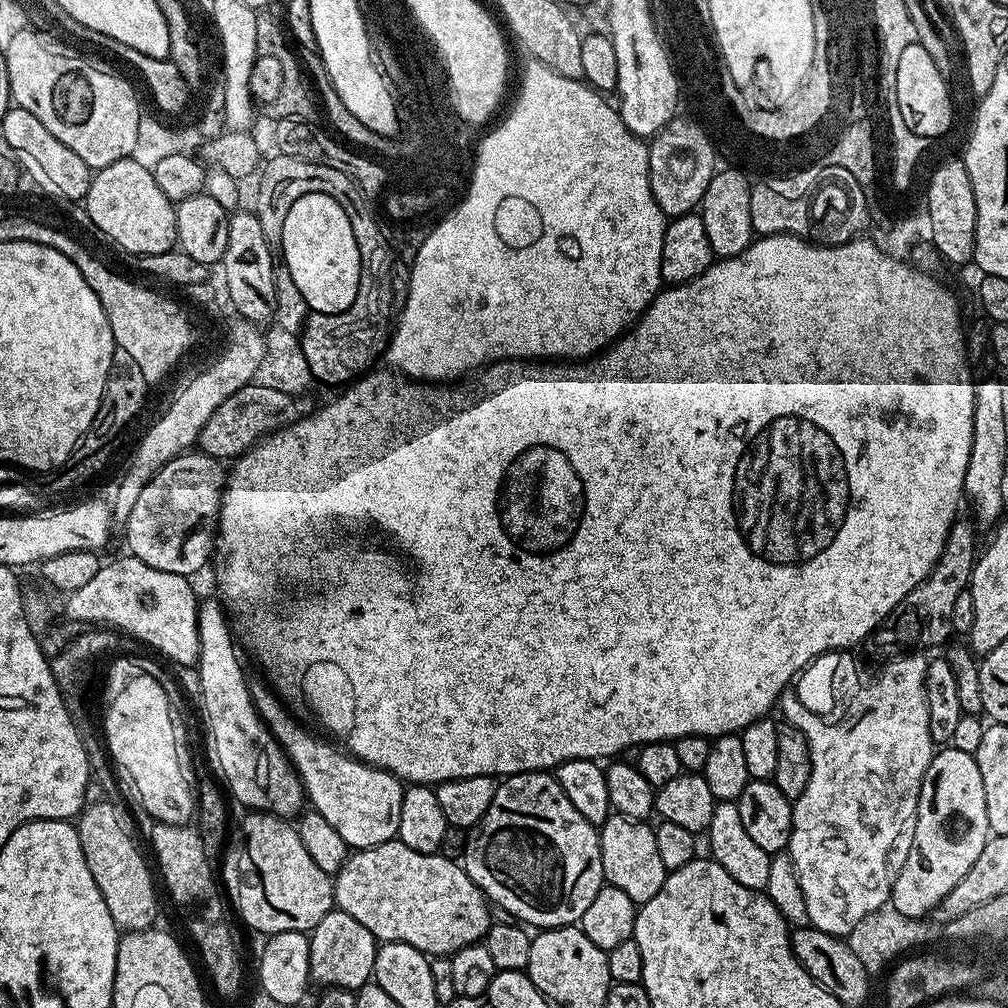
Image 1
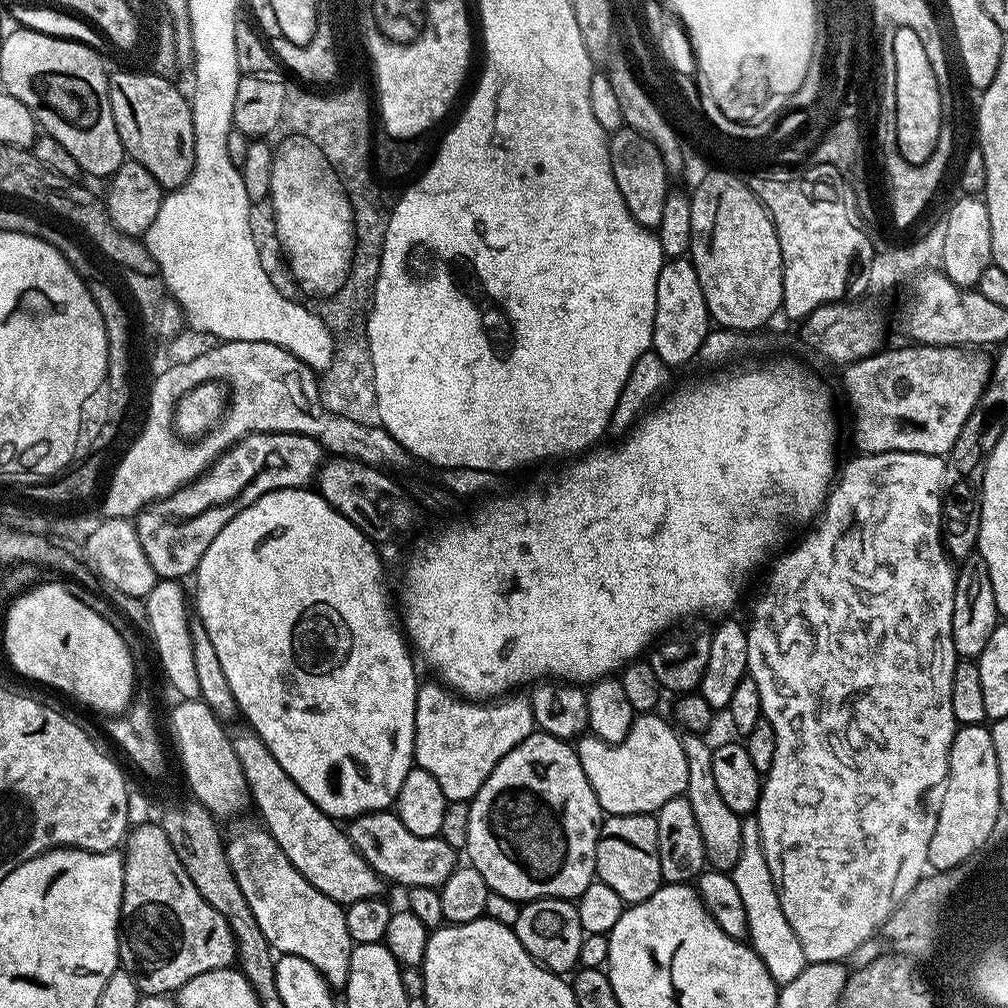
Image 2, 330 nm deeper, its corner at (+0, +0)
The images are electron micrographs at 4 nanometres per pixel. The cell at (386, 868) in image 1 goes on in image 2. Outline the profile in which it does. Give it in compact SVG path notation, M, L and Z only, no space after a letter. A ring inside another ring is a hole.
M251 730L243 731L232 736L234 754L238 754L238 762L242 762L242 774L248 783L251 803L254 808L256 804L257 810L260 811L260 816L264 819L261 820L263 827L267 828L268 833L274 838L274 842L278 842L278 846L282 846L282 854L286 854L286 858L290 858L293 866L335 904L347 906L362 898L380 896L383 893L383 888L386 887L385 881L367 864L366 858L351 843L347 831L331 816L318 810L318 806L314 806L314 802L310 802L310 798L306 798L306 794L302 794L302 790L298 790L294 778L290 778L286 774L286 770L282 770L278 758L274 758L274 754L270 754L270 750L262 742L260 736Z

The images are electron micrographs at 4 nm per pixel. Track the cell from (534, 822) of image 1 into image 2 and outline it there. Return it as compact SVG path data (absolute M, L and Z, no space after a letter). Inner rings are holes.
M534 730L494 766L490 778L468 804L470 834L466 855L486 878L489 889L517 902L579 898L596 876L596 843L600 837L600 803L582 770L576 749L567 740Z

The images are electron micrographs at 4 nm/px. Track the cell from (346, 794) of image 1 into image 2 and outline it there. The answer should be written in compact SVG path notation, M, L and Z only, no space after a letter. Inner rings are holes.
M311 487L283 488L282 490L274 490L270 494L262 494L262 498L258 498L258 502L246 506L246 510L242 510L234 518L230 518L230 522L226 522L226 526L222 526L222 534L218 534L218 538L214 538L214 542L210 542L210 550L206 550L206 554L202 554L202 562L197 566L194 573L194 581L196 580L194 612L206 626L206 634L210 634L210 642L214 642L214 650L218 653L218 663L220 663L222 671L226 674L226 682L230 682L230 690L236 699L239 715L241 717L244 715L248 719L247 727L262 738L262 742L270 750L270 754L274 754L274 758L278 758L282 770L286 770L286 774L290 778L294 778L298 790L302 790L302 794L306 794L306 798L310 798L310 802L314 802L314 806L318 806L318 810L322 810L337 822L349 822L370 812L382 812L391 809L396 803L398 790L402 790L402 782L406 782L406 774L414 766L416 689L418 687L416 668L412 665L414 656L410 651L410 645L405 633L398 627L397 613L396 616L392 613L392 604L388 601L388 588L384 585L384 564L380 561L380 556L376 551L378 551L378 548L374 541L366 534L362 534L362 530L358 530L358 526L354 526L354 522L350 522L350 518L338 514L338 510L334 510L334 506L330 506L330 502L326 502L326 498L322 498L319 491L313 490Z

